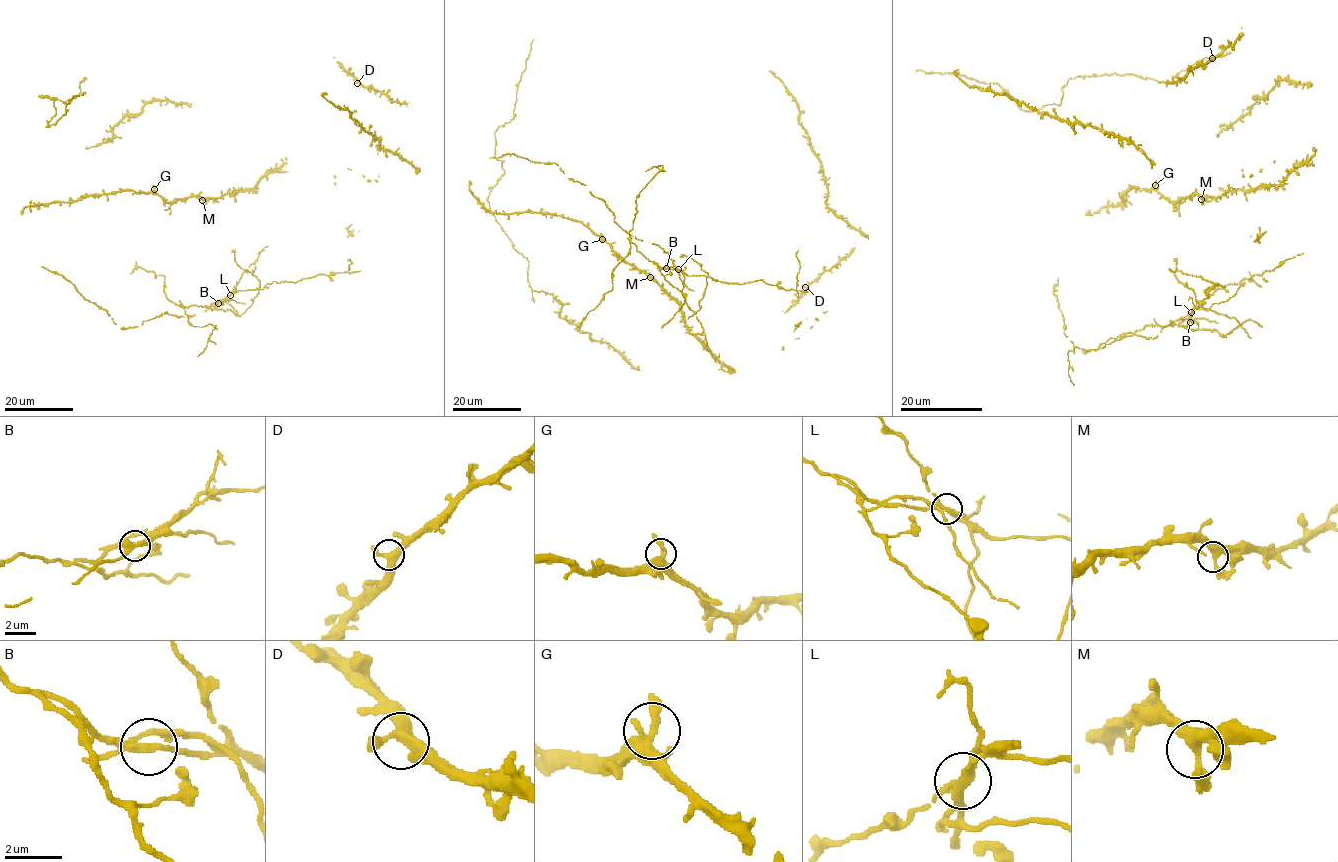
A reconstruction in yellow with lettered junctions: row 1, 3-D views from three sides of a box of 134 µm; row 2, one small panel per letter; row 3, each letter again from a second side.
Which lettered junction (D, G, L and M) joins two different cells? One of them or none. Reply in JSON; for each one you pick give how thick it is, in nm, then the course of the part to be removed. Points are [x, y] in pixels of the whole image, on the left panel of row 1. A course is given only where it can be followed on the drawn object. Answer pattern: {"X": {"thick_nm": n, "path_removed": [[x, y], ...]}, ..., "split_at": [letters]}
{"L": {"thick_nm": 260, "path_removed": [[230, 295], [208, 306], [181, 306], [192, 326], [214, 327], [207, 346], [197, 356]]}, "split_at": ["L"]}

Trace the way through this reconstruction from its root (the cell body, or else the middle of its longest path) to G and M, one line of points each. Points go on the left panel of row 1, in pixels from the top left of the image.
G: (221, 197), (187, 196), (166, 202), (154, 189)
M: (221, 197), (202, 200)

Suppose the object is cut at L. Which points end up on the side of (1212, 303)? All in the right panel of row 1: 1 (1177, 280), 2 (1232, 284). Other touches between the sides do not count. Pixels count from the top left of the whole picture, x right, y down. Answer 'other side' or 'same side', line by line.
1: same side
2: other side

